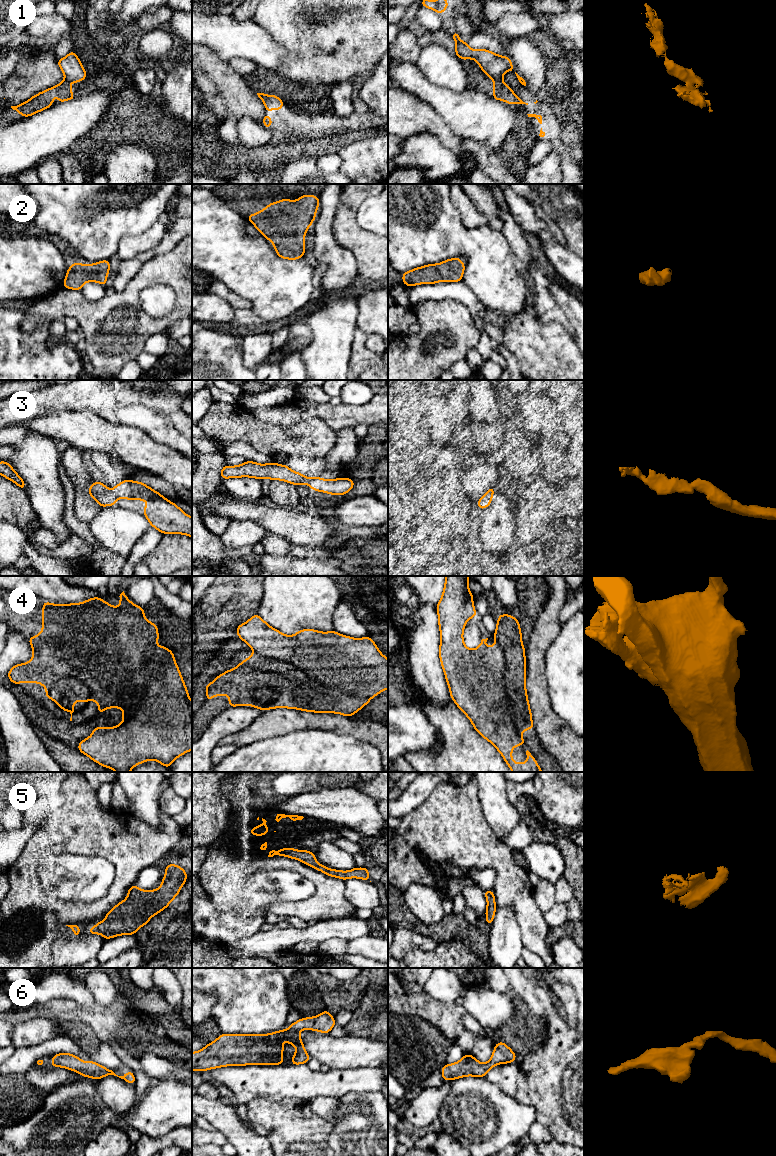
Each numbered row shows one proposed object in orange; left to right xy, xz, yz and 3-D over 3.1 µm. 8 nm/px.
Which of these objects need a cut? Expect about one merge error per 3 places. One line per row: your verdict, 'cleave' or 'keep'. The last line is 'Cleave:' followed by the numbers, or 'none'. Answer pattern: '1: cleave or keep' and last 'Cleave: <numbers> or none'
1: cleave
2: keep
3: keep
4: cleave
5: keep
6: keep
Cleave: 1, 4

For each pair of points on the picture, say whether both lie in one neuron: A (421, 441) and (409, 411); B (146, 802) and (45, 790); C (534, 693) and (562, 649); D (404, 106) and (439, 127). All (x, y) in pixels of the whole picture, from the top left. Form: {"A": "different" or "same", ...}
{"A": "same", "B": "different", "C": "different", "D": "same"}

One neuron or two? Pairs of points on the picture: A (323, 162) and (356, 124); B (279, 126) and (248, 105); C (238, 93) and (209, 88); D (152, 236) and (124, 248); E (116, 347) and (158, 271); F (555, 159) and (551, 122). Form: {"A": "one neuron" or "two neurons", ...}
{"A": "two neurons", "B": "two neurons", "C": "one neuron", "D": "one neuron", "E": "one neuron", "F": "two neurons"}

